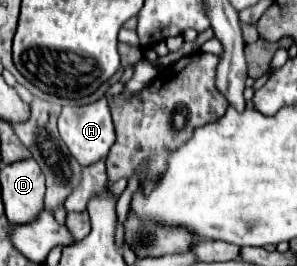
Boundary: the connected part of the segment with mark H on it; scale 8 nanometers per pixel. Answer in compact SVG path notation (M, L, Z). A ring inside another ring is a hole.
M100 98L98 102L92 102L88 106L64 106L64 110L58 118L58 130L60 130L60 138L64 140L70 154L78 160L80 166L90 166L90 164L106 158L112 144L116 142L114 124L112 124L112 116L110 116L106 98Z

